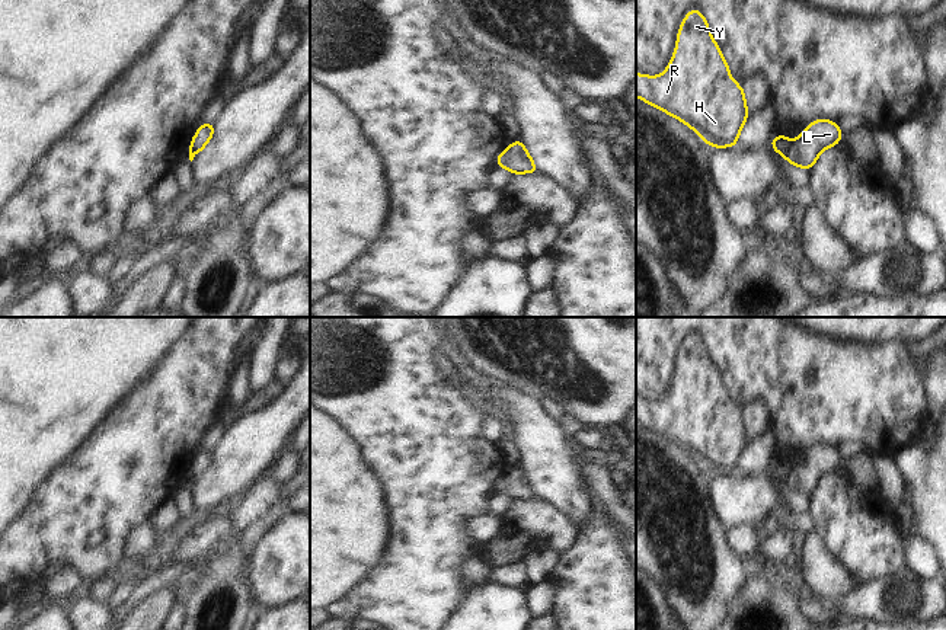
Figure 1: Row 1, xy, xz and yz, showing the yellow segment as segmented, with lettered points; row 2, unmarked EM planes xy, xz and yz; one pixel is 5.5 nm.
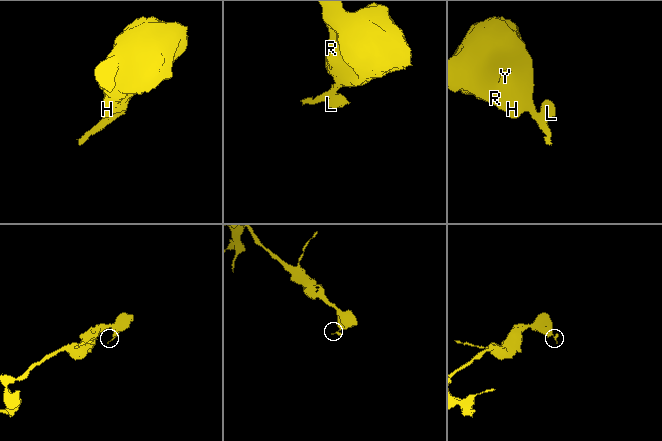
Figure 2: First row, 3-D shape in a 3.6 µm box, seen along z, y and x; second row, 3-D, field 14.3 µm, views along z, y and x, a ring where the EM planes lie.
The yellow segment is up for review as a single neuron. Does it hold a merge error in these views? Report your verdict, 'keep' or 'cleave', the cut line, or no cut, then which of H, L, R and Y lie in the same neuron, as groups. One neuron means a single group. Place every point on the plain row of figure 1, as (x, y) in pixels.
cleave; cut in yz along (791, 470), (785, 482); H R Y / L

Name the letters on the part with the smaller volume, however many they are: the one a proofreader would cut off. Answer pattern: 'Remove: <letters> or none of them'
Remove: L

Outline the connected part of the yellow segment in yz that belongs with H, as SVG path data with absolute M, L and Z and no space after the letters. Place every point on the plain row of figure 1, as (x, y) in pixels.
M685 339L664 400L636 399L636 422L696 457L710 473L735 473L748 445L744 413L734 407L703 339Z

